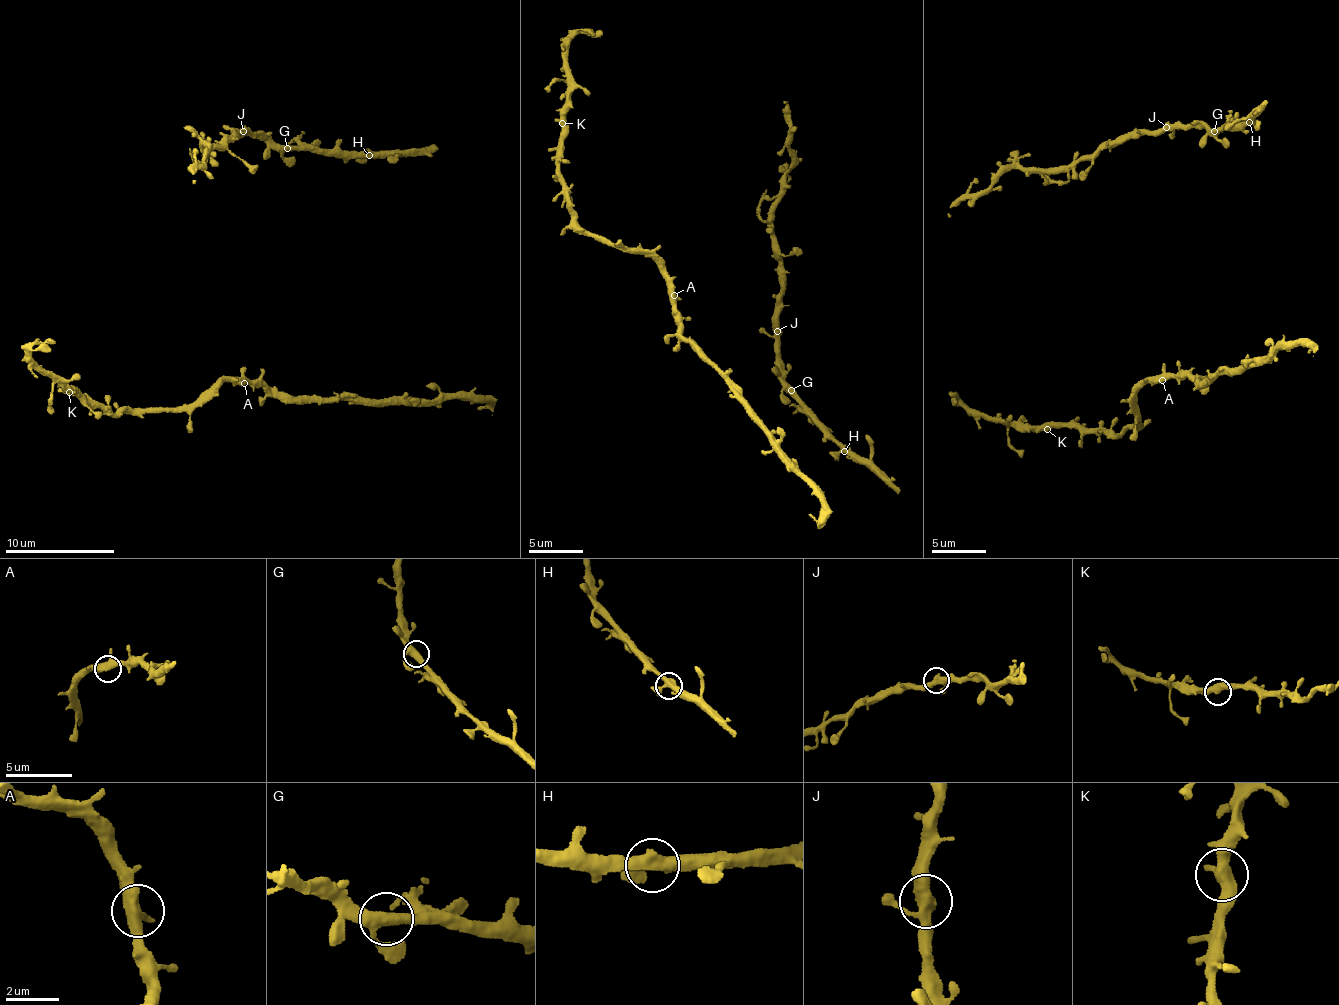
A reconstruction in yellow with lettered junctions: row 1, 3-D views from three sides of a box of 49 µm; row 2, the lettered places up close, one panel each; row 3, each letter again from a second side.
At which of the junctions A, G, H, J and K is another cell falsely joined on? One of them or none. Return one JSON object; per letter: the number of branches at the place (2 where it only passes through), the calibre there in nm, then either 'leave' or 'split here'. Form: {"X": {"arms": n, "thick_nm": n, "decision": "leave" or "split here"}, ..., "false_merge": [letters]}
{"A": {"arms": 3, "thick_nm": 400, "decision": "leave"}, "G": {"arms": 3, "thick_nm": 400, "decision": "leave"}, "H": {"arms": 3, "thick_nm": 400, "decision": "leave"}, "J": {"arms": 3, "thick_nm": 400, "decision": "leave"}, "K": {"arms": 4, "thick_nm": 400, "decision": "leave"}, "false_merge": []}

